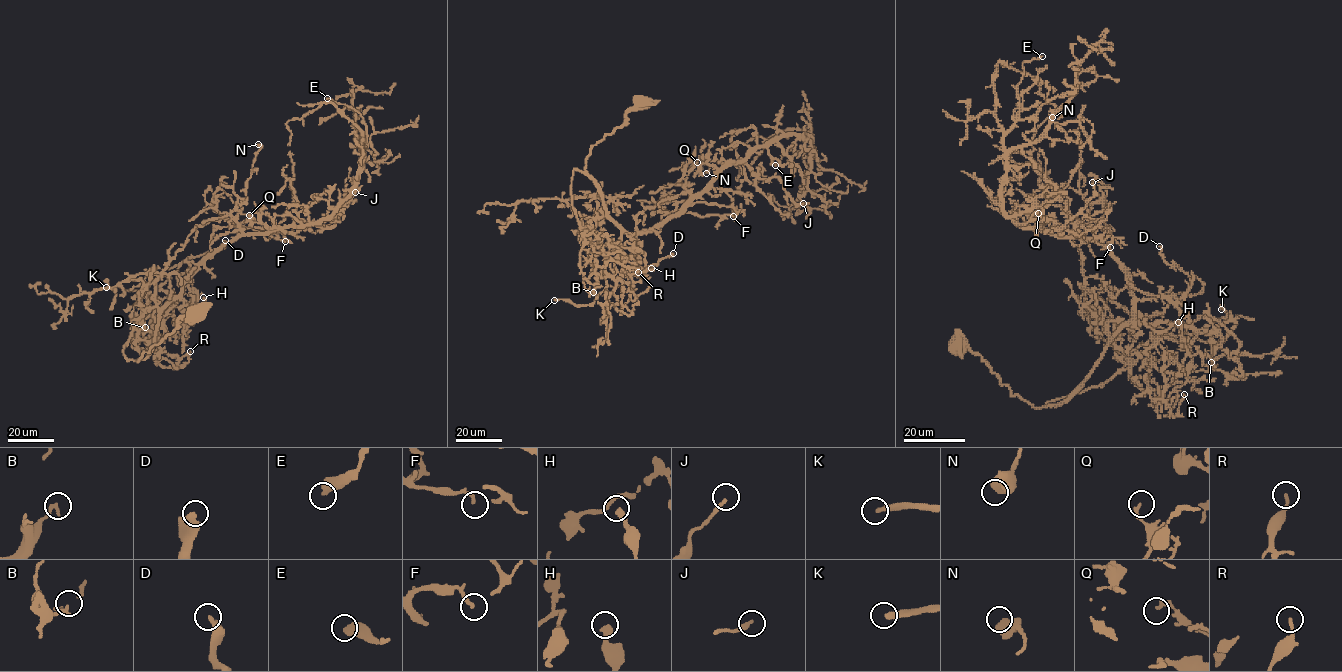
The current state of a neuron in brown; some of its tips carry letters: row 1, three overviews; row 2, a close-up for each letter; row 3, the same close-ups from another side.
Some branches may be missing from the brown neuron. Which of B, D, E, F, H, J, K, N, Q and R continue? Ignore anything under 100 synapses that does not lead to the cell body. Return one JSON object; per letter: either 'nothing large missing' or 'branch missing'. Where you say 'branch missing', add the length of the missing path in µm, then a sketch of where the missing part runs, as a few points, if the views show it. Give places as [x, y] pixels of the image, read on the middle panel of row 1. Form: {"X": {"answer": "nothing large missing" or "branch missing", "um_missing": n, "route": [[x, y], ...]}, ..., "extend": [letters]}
{"B": {"answer": "nothing large missing"}, "D": {"answer": "nothing large missing"}, "E": {"answer": "nothing large missing"}, "F": {"answer": "nothing large missing"}, "H": {"answer": "nothing large missing"}, "J": {"answer": "nothing large missing"}, "K": {"answer": "branch missing", "um_missing": 60, "route": [[554, 300], [530, 301], [491, 290], [486, 283], [485, 272], [493, 263], [493, 241]]}, "N": {"answer": "nothing large missing"}, "Q": {"answer": "nothing large missing"}, "R": {"answer": "nothing large missing"}, "extend": ["K"]}

